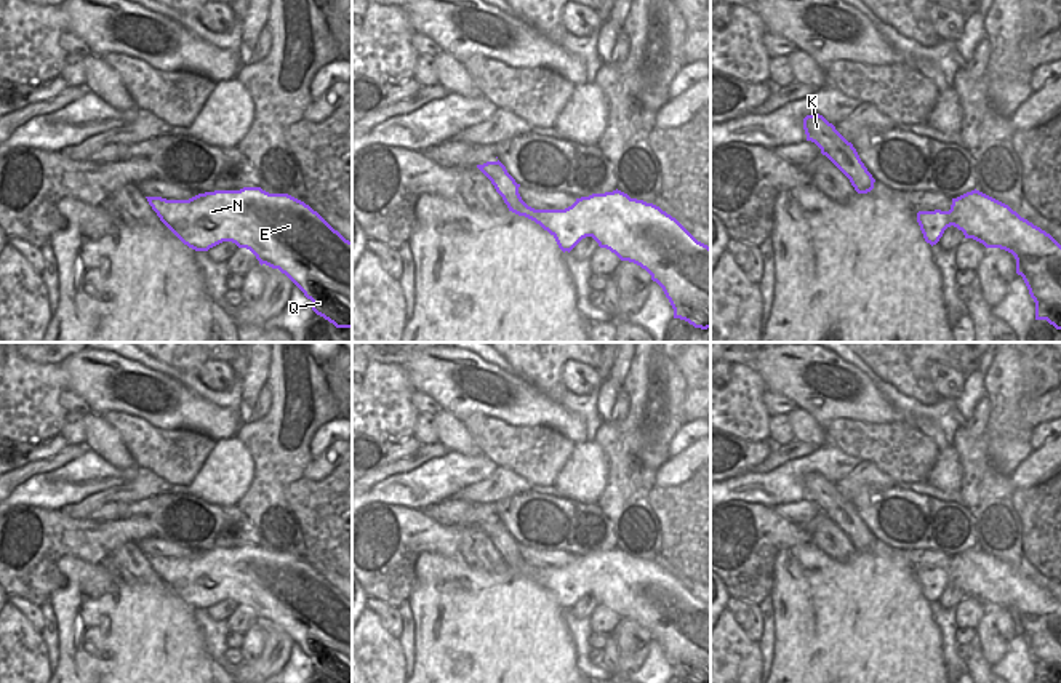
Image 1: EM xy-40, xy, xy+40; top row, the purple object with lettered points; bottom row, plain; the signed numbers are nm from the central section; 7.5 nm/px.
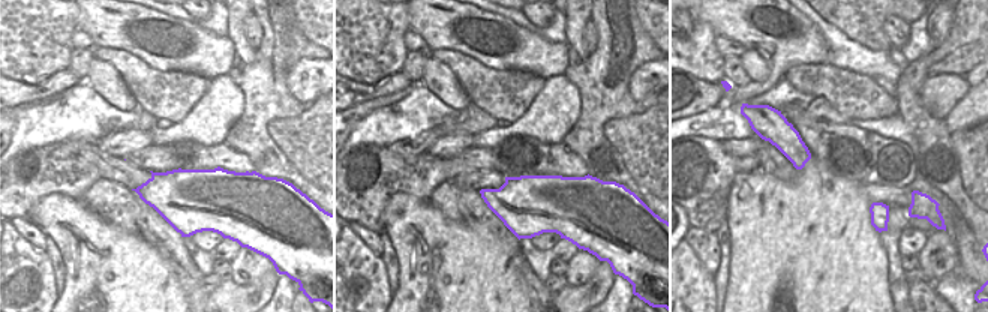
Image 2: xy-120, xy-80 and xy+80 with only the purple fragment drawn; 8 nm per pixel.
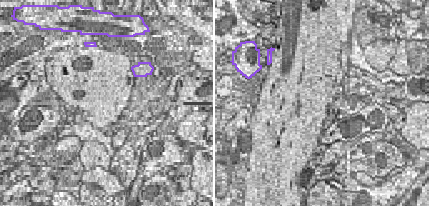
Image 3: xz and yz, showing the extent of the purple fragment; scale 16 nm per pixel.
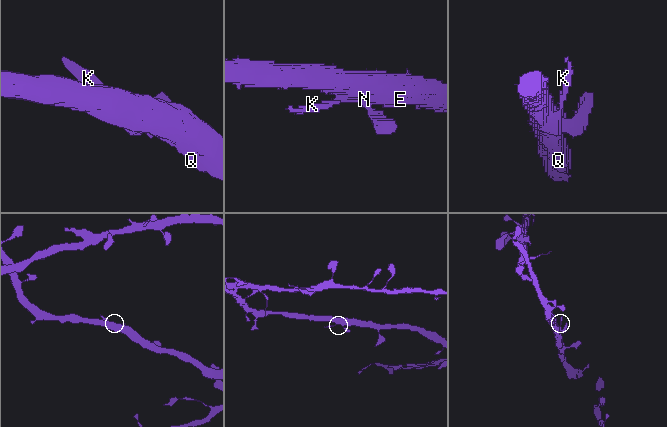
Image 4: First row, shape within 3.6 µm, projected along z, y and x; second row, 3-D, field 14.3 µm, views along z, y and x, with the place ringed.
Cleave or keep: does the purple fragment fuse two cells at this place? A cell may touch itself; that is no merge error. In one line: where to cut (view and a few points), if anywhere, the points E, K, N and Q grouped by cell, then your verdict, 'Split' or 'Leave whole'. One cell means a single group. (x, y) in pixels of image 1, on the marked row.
No split. Groups: E K N Q. Leave whole.

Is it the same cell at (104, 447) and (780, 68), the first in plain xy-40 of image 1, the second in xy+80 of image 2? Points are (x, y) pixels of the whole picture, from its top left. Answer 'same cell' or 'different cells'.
different cells

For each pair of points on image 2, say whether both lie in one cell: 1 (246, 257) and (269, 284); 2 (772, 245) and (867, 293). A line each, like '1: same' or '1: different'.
1: different
2: same

